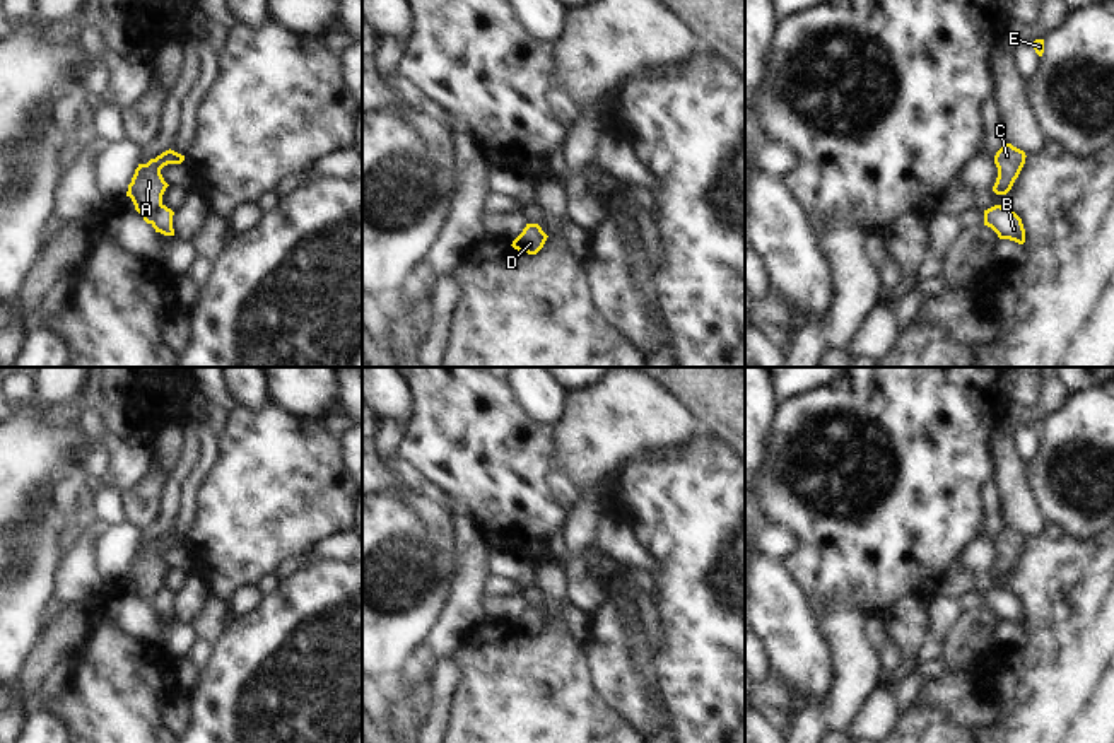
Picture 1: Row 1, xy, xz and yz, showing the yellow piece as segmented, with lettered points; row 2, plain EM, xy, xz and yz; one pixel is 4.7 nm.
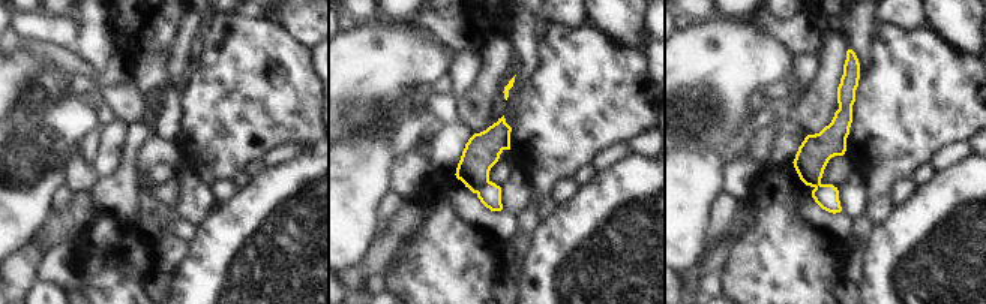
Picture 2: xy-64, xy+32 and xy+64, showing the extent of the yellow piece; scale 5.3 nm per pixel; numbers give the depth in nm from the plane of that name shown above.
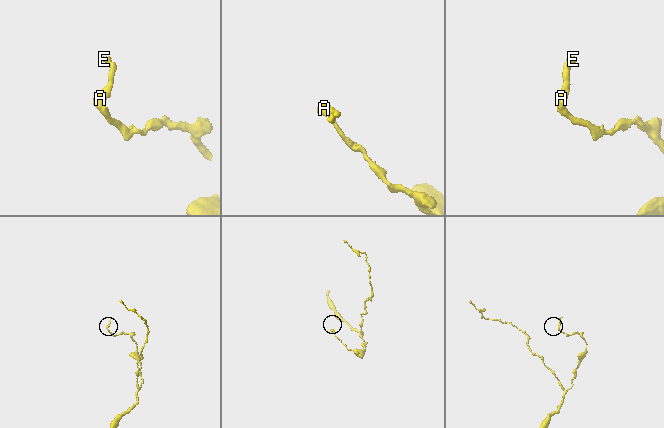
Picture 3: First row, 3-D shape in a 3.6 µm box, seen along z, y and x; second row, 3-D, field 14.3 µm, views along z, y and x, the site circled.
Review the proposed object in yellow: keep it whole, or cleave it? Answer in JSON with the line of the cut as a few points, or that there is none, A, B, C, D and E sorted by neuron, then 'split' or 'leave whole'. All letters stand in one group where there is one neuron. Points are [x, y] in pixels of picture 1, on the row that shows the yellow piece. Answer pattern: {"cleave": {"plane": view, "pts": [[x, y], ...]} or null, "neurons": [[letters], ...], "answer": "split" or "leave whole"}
{"cleave": {"plane": "xy", "pts": [[163, 205], [151, 222]]}, "neurons": [["A", "C", "D", "E"], ["B"]], "answer": "split"}

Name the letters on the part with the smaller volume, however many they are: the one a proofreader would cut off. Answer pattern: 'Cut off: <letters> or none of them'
Cut off: A, C, D, E.

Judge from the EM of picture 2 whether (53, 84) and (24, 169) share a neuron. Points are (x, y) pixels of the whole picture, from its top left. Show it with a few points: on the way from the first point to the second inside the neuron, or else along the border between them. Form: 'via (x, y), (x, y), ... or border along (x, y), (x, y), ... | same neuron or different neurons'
via (48, 105), (47, 125), (30, 149) | same neuron

